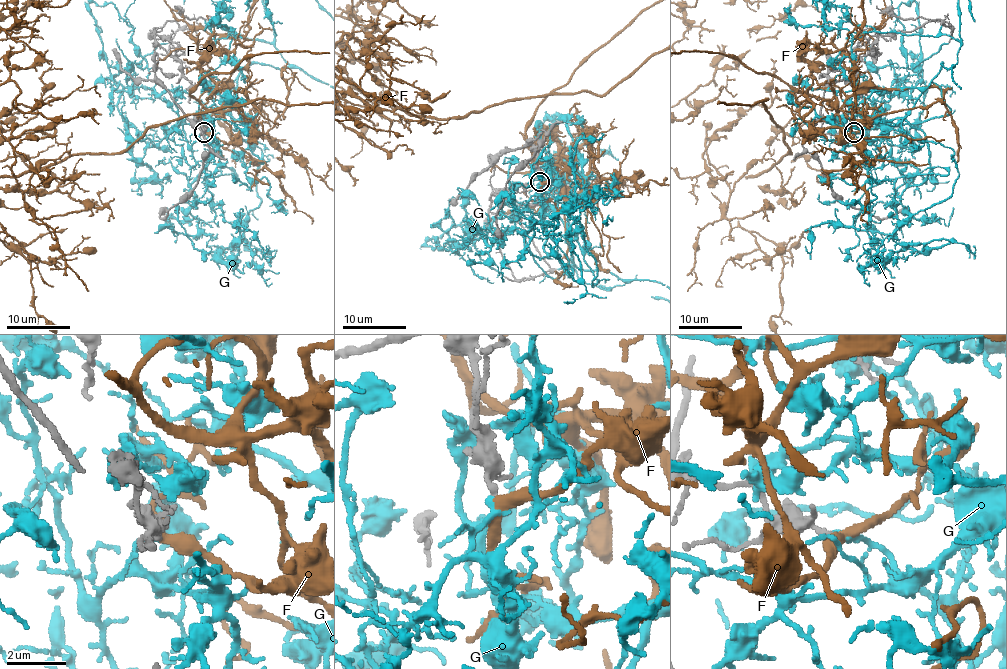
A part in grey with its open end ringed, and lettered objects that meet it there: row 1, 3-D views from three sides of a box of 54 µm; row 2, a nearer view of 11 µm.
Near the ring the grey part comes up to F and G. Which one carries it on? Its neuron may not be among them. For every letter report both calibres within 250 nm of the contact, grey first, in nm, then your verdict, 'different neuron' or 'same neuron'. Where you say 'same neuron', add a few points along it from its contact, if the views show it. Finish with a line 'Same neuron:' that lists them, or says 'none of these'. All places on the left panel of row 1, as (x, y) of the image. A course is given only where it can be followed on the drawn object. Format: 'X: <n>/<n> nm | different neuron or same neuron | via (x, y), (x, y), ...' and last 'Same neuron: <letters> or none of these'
F: 170/400 nm | different neuron
G: 190/240 nm | same neuron
Same neuron: G

